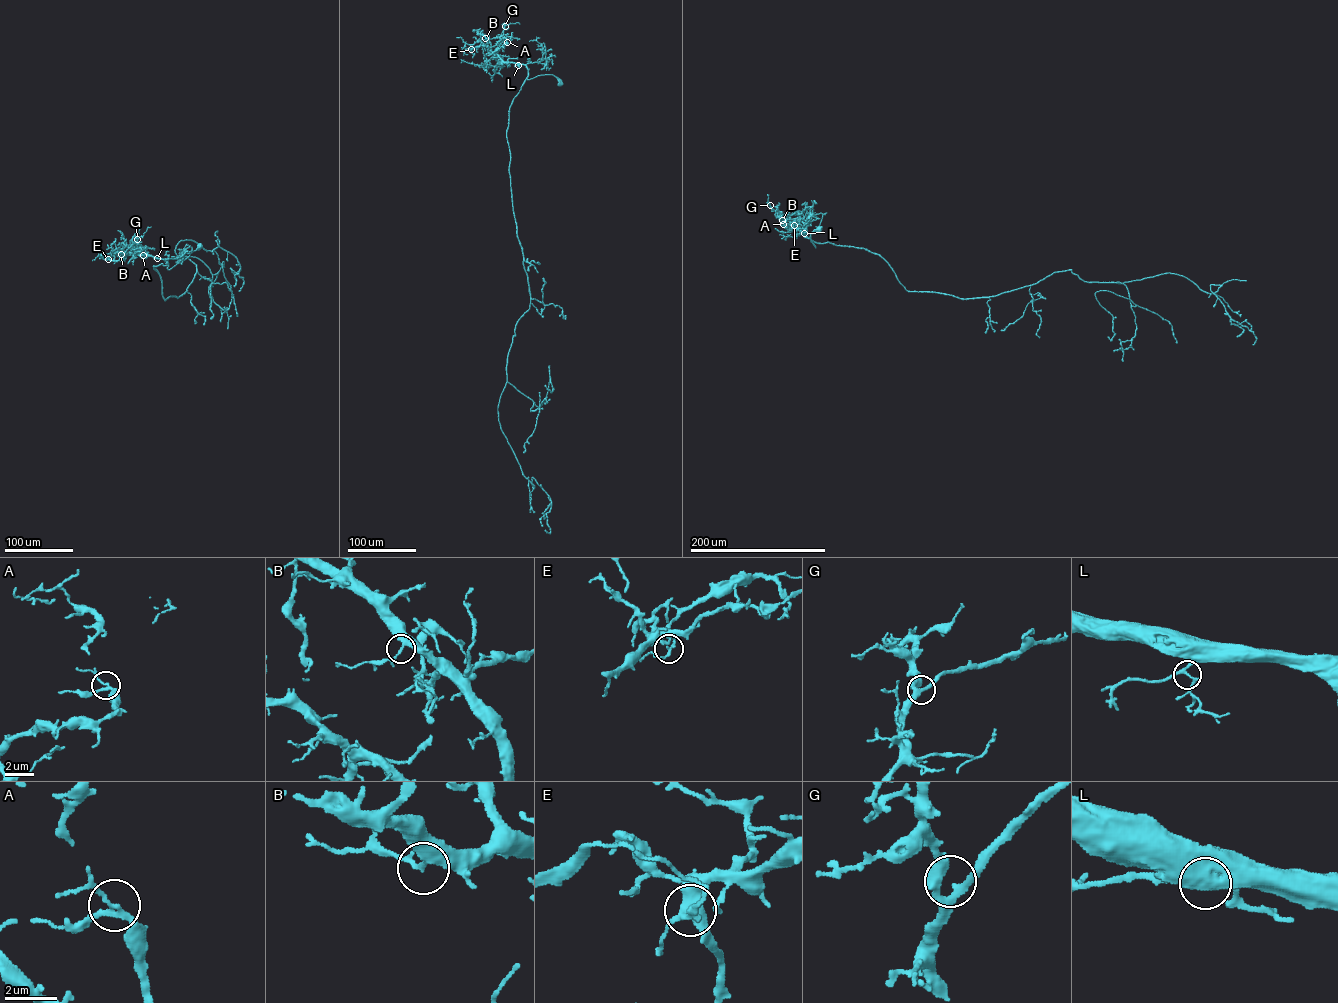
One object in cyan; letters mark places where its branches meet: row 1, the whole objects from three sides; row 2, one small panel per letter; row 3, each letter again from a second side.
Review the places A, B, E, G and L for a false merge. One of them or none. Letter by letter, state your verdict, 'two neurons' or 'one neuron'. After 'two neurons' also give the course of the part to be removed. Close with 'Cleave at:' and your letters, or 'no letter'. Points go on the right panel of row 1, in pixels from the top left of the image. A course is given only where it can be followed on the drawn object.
A: one neuron
B: one neuron
E: one neuron
G: one neuron
L: one neuron
Cleave at: no letter

